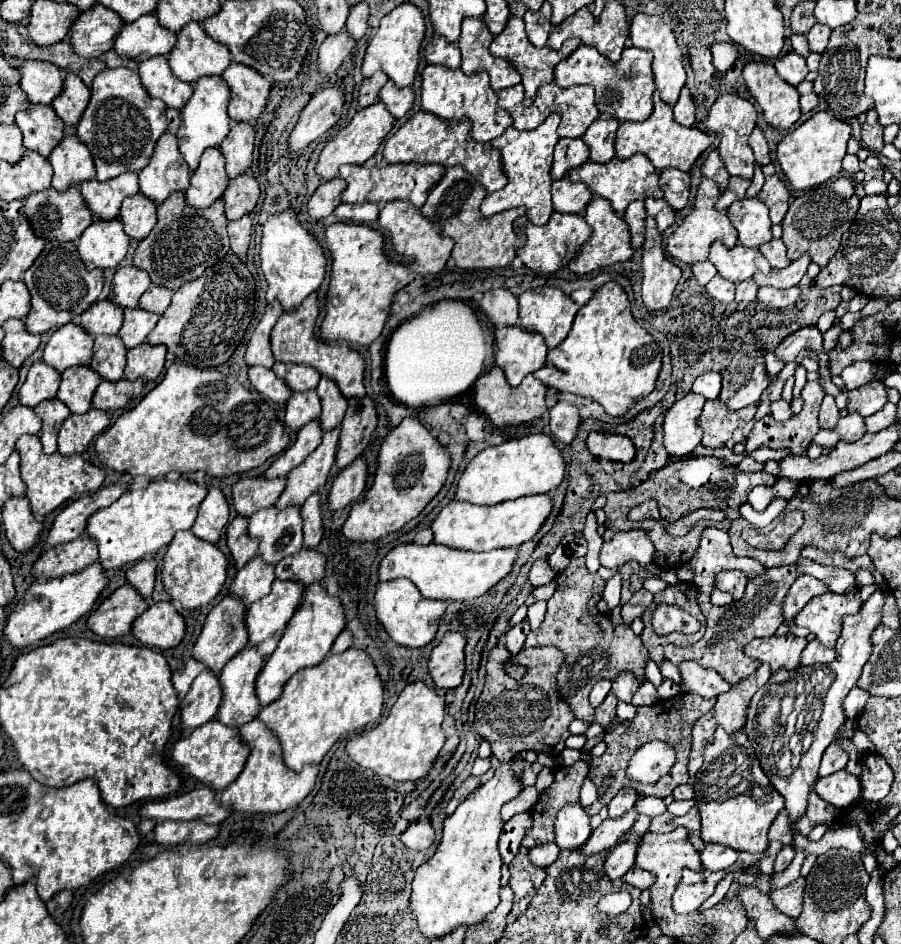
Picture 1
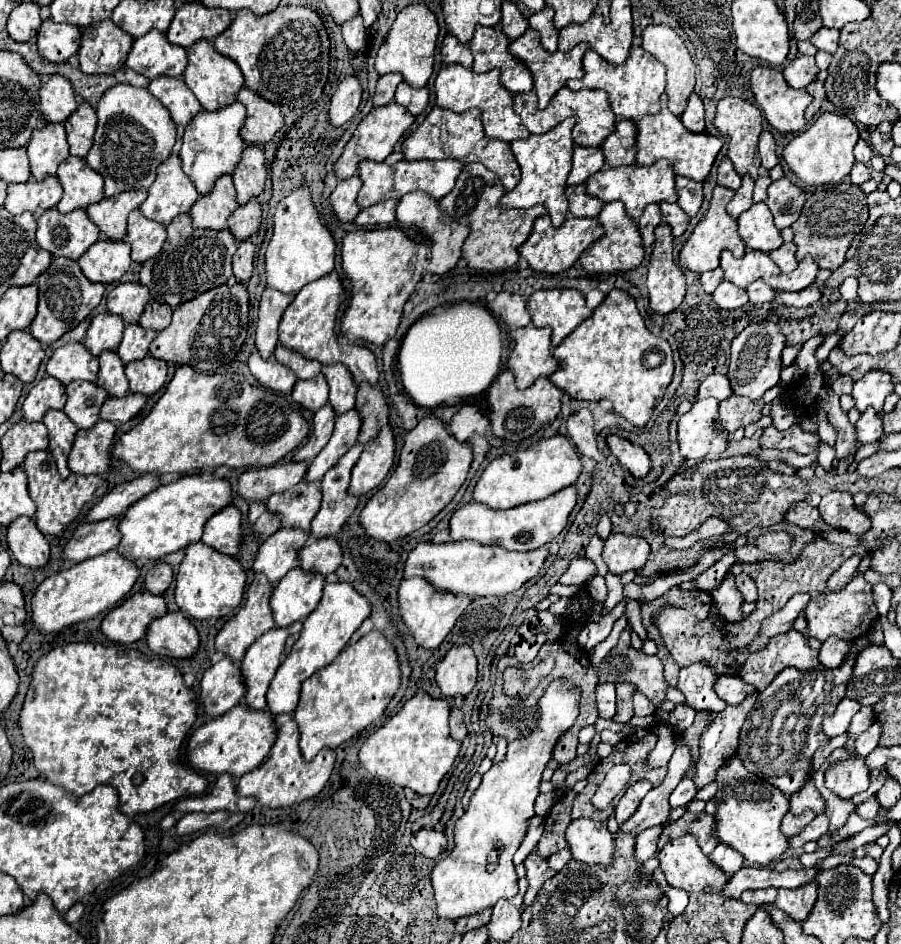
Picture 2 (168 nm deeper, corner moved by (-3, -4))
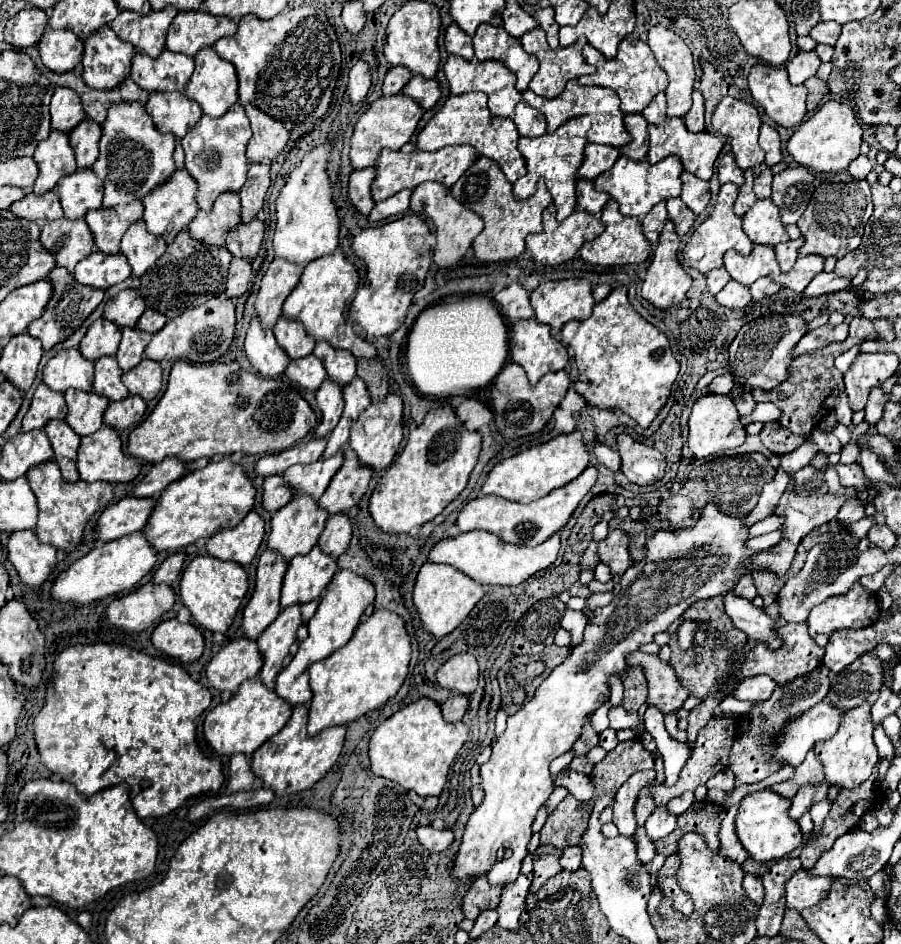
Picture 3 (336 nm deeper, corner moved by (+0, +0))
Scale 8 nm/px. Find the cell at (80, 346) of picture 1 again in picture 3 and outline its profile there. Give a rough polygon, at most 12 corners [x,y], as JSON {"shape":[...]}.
{"shape":[[61,349],[43,367],[43,383],[59,393],[91,391],[93,361]]}

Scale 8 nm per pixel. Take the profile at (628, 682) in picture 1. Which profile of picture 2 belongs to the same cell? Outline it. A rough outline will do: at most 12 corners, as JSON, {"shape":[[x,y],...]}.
{"shape":[[640,691],[634,693],[636,717],[654,715],[656,705]]}

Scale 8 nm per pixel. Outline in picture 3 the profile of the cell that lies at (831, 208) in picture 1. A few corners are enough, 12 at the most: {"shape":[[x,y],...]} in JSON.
{"shape":[[817,175],[799,255],[845,257],[873,213],[871,187]]}

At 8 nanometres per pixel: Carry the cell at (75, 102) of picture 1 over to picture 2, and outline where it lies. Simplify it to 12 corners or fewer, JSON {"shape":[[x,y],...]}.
{"shape":[[88,103],[64,123],[70,155],[84,159],[94,143],[96,111]]}

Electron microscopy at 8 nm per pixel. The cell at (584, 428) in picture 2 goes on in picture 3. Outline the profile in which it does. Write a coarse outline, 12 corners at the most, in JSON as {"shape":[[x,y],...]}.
{"shape":[[605,443],[593,445],[597,461],[611,471],[621,467],[621,457],[617,451]]}

